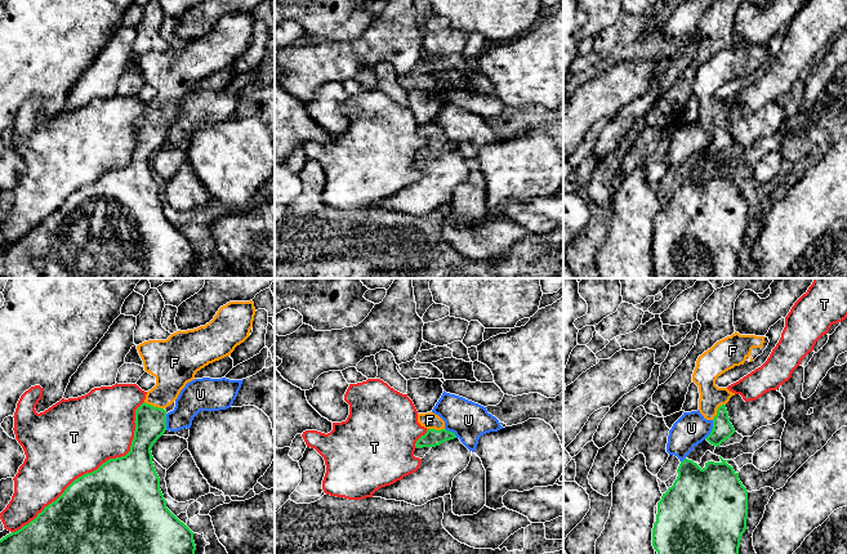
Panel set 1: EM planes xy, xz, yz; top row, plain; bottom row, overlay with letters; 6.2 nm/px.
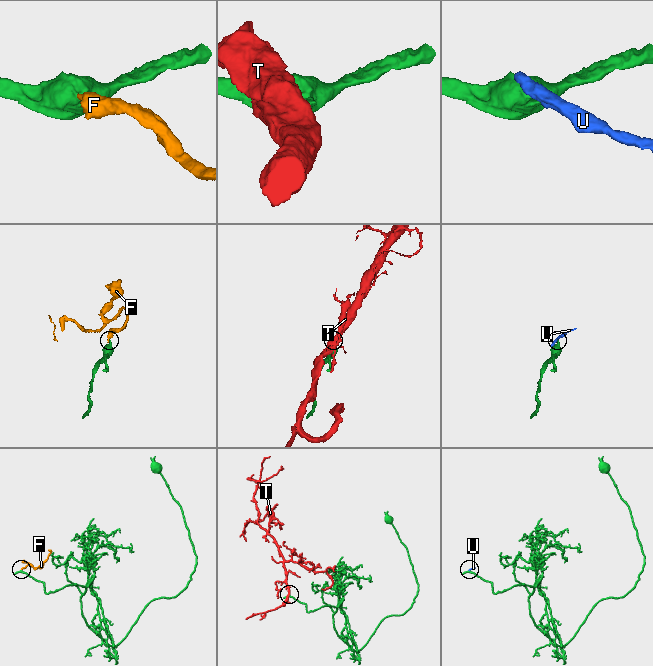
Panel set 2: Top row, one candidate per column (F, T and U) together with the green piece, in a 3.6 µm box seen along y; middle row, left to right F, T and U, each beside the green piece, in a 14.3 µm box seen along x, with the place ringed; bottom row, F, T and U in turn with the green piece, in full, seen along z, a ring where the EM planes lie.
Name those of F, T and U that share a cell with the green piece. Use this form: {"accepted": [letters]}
{"accepted": ["F"]}

